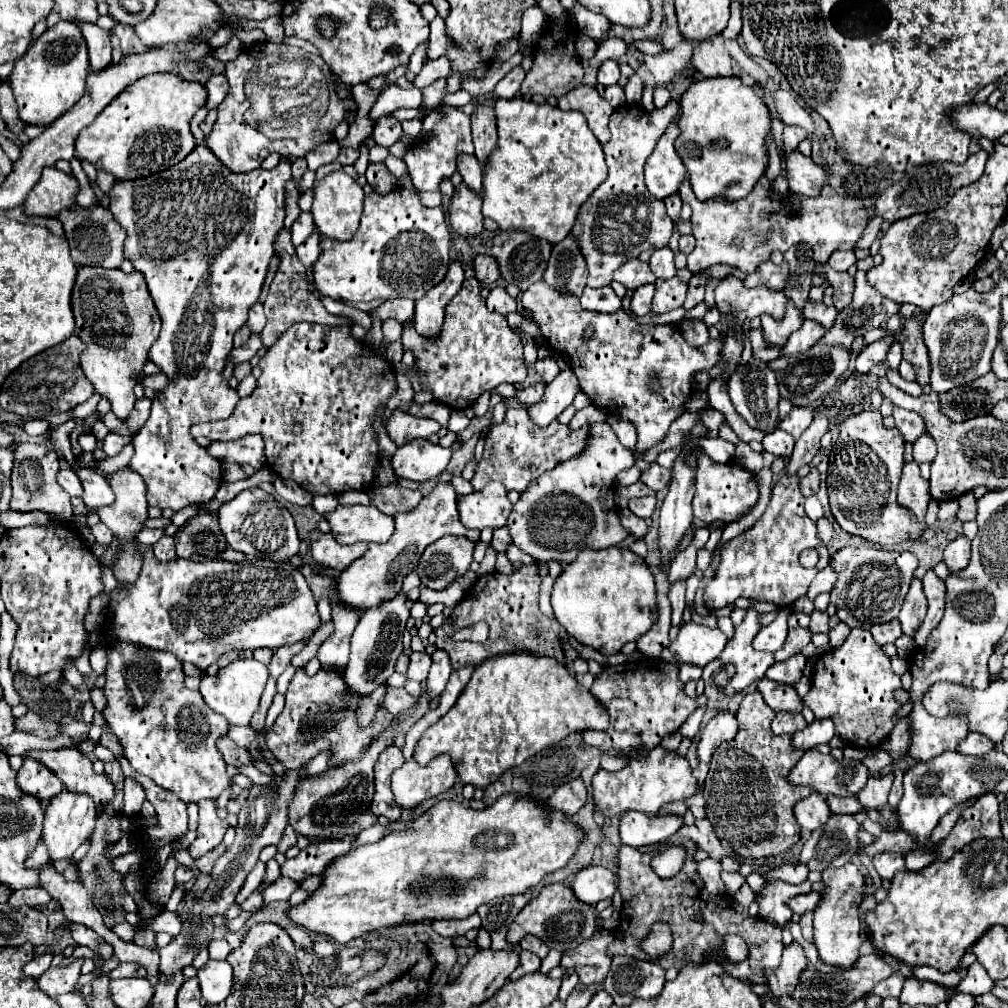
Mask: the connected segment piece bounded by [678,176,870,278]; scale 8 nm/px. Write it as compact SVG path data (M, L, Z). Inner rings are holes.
M762 176L754 190L738 202L728 202L726 198L710 198L710 202L698 202L690 190L690 182L684 180L678 194L682 202L688 202L692 208L692 234L696 238L696 248L688 256L688 268L692 272L700 272L724 262L742 270L744 274L752 274L758 264L770 260L774 250L786 252L792 244L806 242L814 250L814 272L824 278L824 266L830 254L836 250L854 250L870 220L862 200L844 198L828 184L816 198L788 192L782 200L776 200L772 194L772 182ZM792 198L798 200L798 210L794 204L790 204Z

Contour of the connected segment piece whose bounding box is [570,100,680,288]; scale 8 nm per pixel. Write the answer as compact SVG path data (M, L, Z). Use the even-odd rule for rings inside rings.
M672 100L662 110L646 112L638 104L624 104L610 116L610 142L604 146L608 180L600 184L578 212L572 236L578 242L588 264L588 286L602 288L612 282L612 274L630 258L638 258L644 250L660 250L668 246L674 234L674 222L668 218L664 202L658 202L644 186L644 164L652 154L658 138L678 116L678 102Z

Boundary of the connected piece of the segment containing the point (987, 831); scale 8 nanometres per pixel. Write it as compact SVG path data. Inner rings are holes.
M996 794L978 798L970 808L962 810L952 832L938 846L938 858L948 860L976 838L1002 838Z

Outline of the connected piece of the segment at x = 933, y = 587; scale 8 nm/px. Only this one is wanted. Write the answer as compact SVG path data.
M928 570L926 576L922 578L924 584L924 592L928 598L928 614L922 622L922 628L916 630L914 640L918 646L924 647L926 640L934 626L938 626L942 614L944 614L944 598L946 598L946 590L944 590L944 582L934 574L934 570Z

